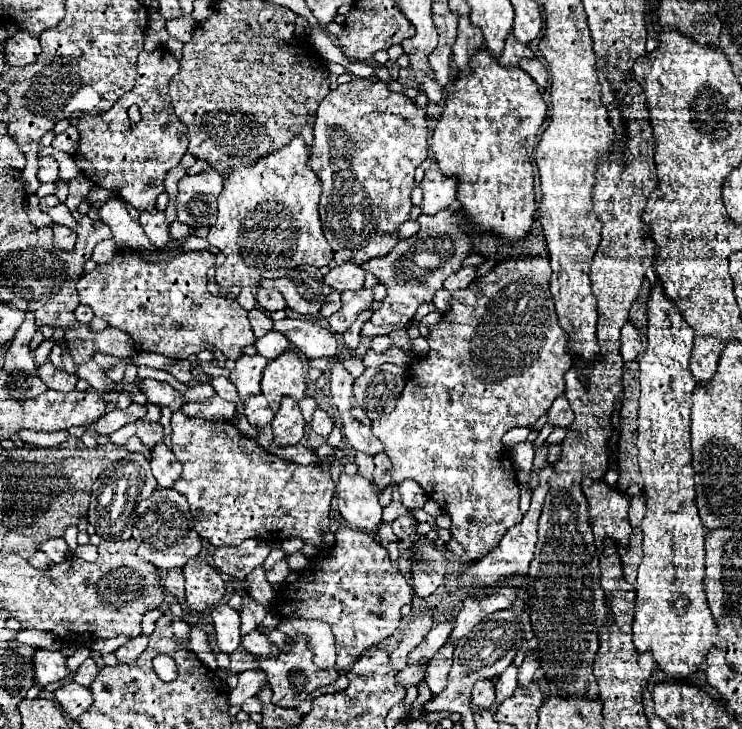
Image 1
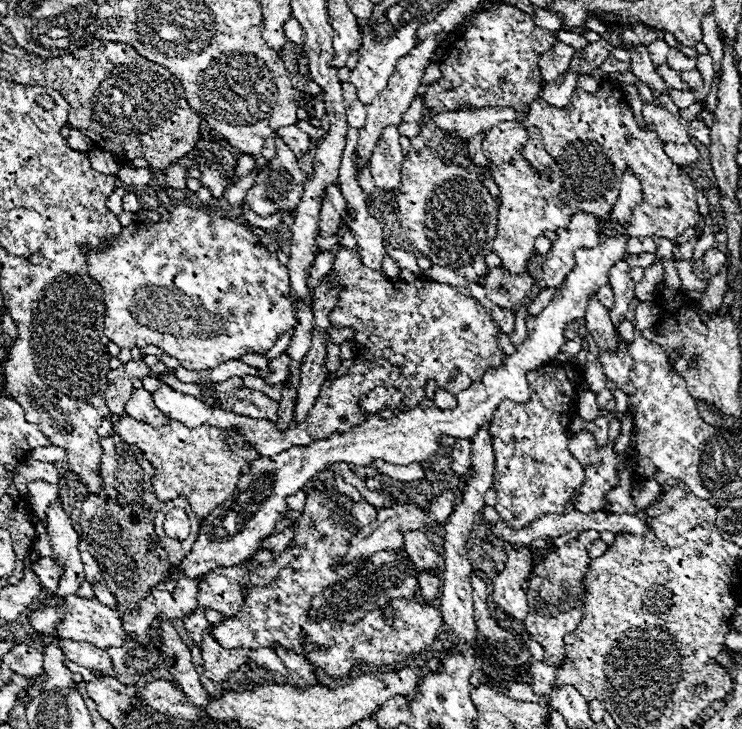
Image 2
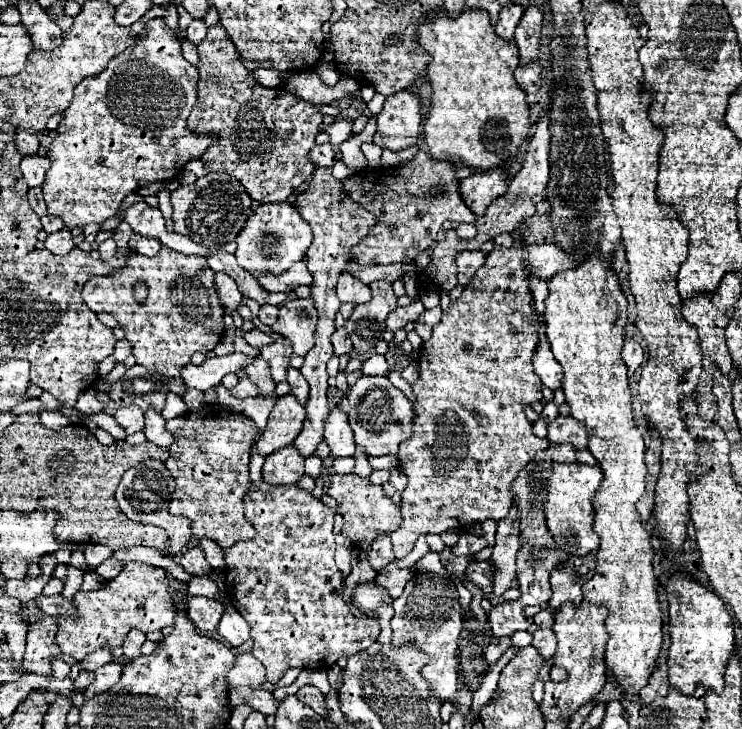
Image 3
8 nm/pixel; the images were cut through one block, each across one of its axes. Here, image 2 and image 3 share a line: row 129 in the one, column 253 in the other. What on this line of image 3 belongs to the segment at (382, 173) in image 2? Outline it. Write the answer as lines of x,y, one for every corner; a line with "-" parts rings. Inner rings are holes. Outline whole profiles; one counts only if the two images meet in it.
242,378
230,392
232,392
232,396
236,396
236,398
250,398
250,396
256,396
256,394
258,394
256,386
254,386
248,378

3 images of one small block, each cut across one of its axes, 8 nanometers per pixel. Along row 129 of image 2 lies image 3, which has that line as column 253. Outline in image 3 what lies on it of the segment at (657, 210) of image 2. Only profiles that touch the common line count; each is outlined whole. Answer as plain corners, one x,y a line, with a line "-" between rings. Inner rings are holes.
286,484
286,486
274,486
268,492
262,490
252,490
244,496
244,514
246,520
250,520
250,524
256,528
256,536
248,542
236,542
234,546
226,548
226,570
224,570
224,582
226,582
226,598
230,600
230,604
242,614
242,618
250,624
250,638
254,640
254,648
252,654
264,664
266,668
266,680
270,684
276,684
282,674
288,668
308,668
308,670
328,670
338,658
346,656
350,658
352,654
366,650
380,634
380,624
376,618
356,618
352,616
348,604
342,600
342,572
338,570
336,562
334,562
334,510
330,506
326,506
320,498
314,498
308,490
300,488
298,484

